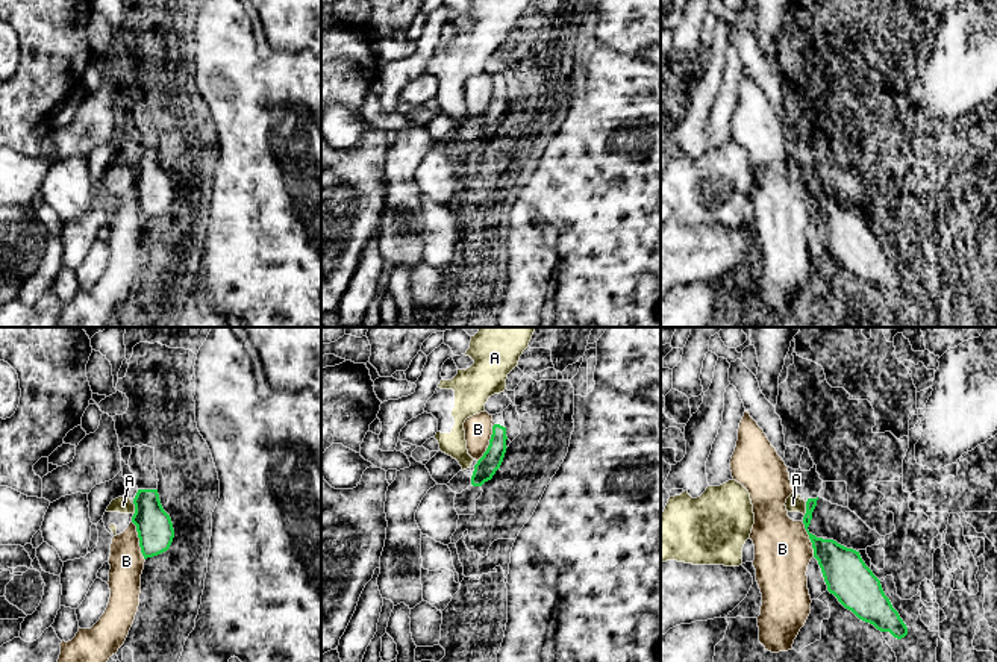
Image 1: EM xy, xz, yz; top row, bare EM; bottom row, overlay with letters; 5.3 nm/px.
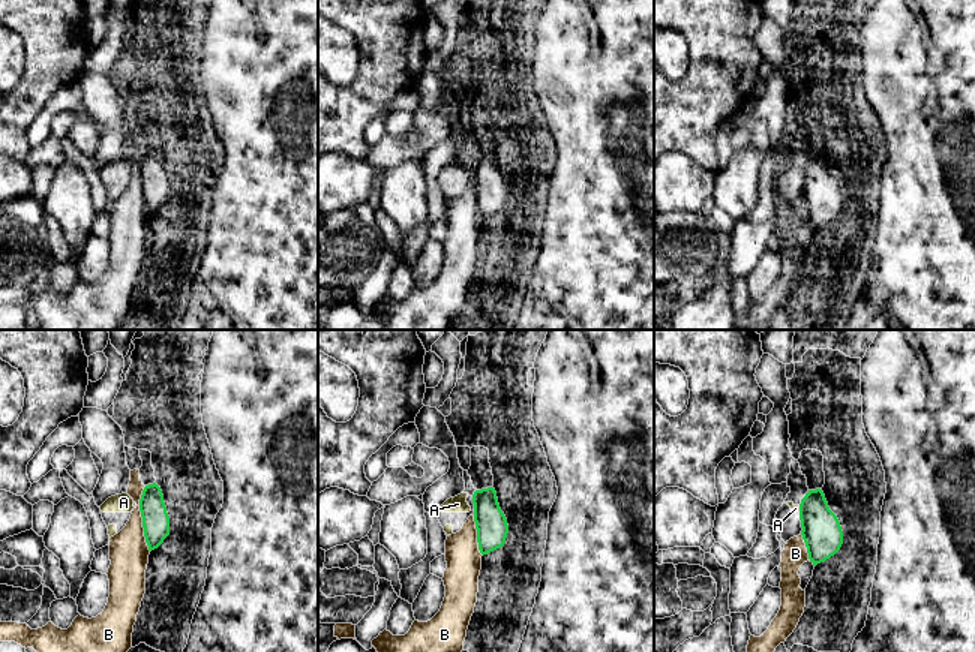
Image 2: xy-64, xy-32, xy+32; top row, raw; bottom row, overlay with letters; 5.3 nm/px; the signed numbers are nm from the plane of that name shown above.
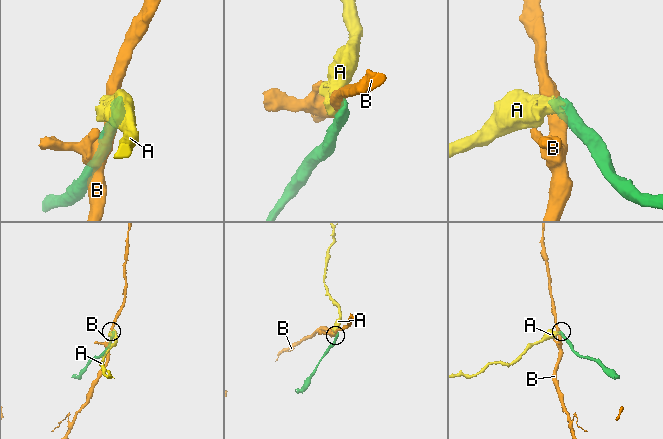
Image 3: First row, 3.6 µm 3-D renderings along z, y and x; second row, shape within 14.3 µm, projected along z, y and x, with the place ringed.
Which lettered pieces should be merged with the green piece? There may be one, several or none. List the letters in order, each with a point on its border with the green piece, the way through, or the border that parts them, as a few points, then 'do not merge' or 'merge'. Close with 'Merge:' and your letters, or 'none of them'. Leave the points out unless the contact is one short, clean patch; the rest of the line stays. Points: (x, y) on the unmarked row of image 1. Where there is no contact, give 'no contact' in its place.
A: meets green in yz at (806, 168); border along yz (806, 162), (803, 174); do not merge
B: meets green in xy at (140, 202); border along xy (131, 182), (135, 187), (140, 212), (144, 220); do not merge
Merge: none of them

